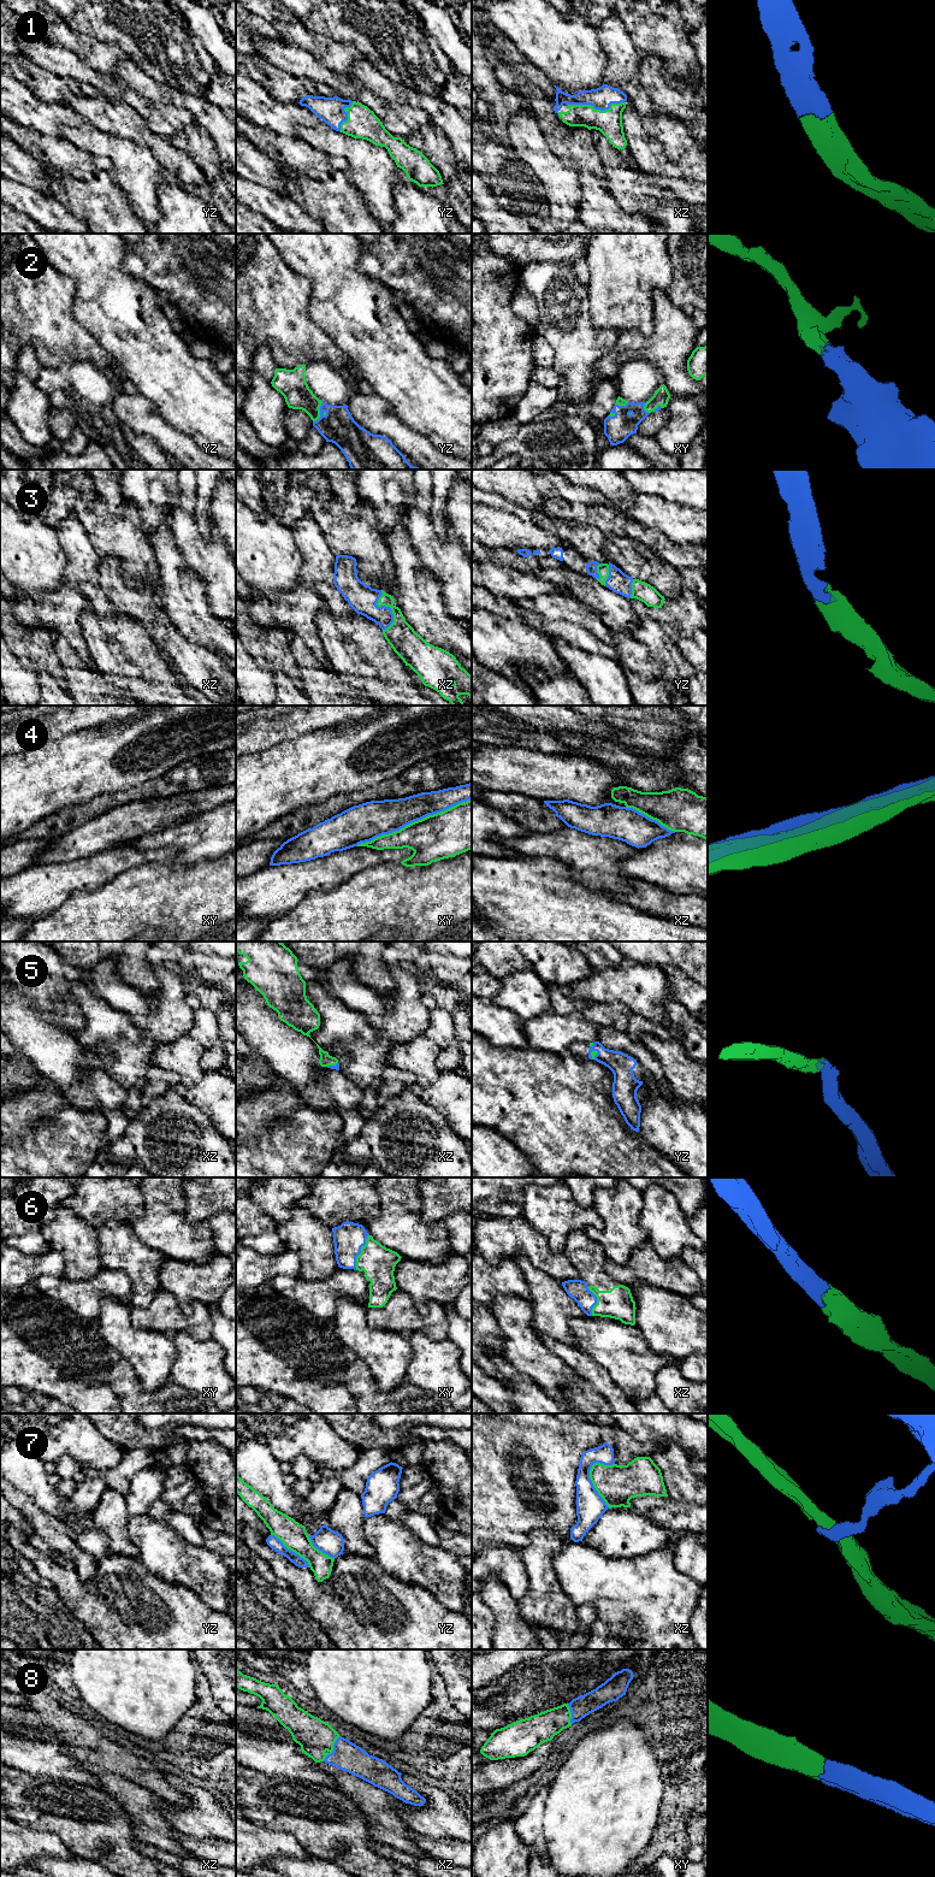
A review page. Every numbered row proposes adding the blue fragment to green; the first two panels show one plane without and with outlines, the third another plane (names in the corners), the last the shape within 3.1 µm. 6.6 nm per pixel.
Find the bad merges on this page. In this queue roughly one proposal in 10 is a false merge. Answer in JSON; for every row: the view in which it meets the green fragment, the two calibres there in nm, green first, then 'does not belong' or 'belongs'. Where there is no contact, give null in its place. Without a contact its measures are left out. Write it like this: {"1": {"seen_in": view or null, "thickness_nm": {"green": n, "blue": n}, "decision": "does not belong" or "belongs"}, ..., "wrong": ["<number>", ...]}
{"1": {"seen_in": "xz", "thickness_nm": {"green": 170, "blue": 150}, "decision": "belongs"}, "2": {"seen_in": "yz", "thickness_nm": {"green": 180, "blue": 220}, "decision": "belongs"}, "3": {"seen_in": "xz", "thickness_nm": {"green": 190, "blue": 190}, "decision": "belongs"}, "4": {"seen_in": "xy", "thickness_nm": {"green": 300, "blue": 240}, "decision": "does not belong"}, "5": {"seen_in": "yz", "thickness_nm": {"green": 40, "blue": 160}, "decision": "belongs"}, "6": {"seen_in": "xy", "thickness_nm": {"green": 220, "blue": 200}, "decision": "belongs"}, "7": {"seen_in": "xz", "thickness_nm": {"green": 260, "blue": 190}, "decision": "does not belong"}, "8": {"seen_in": "xz", "thickness_nm": {"green": 240, "blue": 190}, "decision": "belongs"}, "wrong": ["4", "7"]}

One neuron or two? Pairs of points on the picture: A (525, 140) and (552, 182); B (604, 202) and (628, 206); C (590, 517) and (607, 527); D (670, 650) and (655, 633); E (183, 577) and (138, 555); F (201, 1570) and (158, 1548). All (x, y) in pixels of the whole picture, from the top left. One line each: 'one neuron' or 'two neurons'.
A: one neuron
B: two neurons
C: one neuron
D: one neuron
E: two neurons
F: one neuron

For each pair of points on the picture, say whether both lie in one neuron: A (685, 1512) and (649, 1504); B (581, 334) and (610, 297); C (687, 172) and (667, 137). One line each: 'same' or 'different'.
A: same
B: different
C: same

